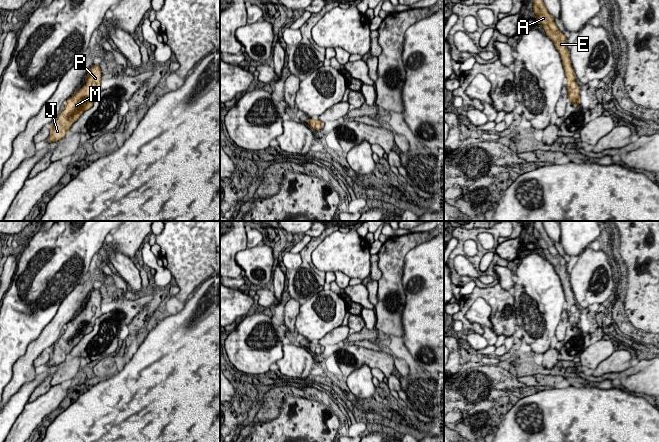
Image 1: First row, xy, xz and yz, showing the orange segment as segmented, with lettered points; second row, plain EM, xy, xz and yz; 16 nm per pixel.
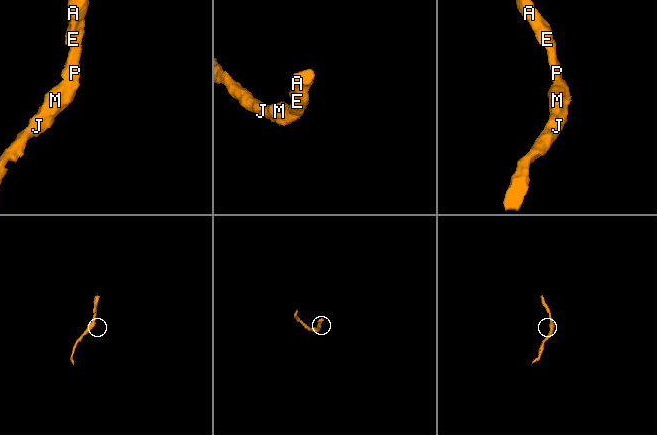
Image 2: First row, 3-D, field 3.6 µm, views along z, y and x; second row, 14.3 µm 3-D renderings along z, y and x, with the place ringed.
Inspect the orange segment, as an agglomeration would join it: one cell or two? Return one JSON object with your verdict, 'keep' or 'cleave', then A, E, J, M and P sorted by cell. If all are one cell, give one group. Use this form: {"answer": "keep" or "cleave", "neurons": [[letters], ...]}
{"answer": "keep", "neurons": [["A", "E", "J", "M", "P"]]}

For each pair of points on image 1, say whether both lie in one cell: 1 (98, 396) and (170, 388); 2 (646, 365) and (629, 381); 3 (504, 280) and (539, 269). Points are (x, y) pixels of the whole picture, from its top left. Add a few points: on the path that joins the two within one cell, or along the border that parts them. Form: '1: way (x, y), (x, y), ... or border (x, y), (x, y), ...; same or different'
1: way (116, 396), (131, 395), (135, 391), (152, 392); same
2: way (642, 369), (633, 378); same
3: border (515, 277), (515, 283), (512, 287); different

